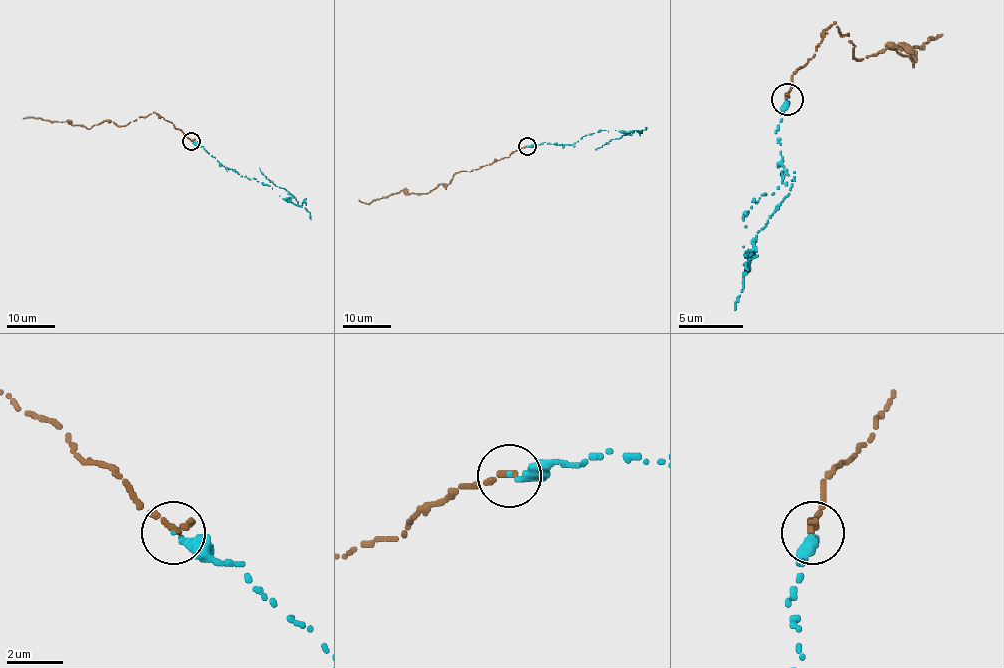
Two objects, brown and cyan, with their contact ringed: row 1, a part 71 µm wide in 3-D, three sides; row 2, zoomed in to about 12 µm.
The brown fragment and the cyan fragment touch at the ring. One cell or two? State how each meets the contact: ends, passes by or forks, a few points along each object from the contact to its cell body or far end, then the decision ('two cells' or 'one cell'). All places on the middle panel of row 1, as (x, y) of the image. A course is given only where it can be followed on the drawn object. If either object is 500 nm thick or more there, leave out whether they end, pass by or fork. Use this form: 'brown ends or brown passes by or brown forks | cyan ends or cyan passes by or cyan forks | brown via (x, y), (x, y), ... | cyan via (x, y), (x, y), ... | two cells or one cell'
brown ends | cyan ends | brown via (527, 146), (491, 164), (458, 171), (447, 184), (440, 183), (426, 193), (399, 191), (370, 203), (358, 200) | cyan via (527, 146), (545, 142), (574, 146), (585, 135), (600, 130), (608, 130), (611, 139), (618, 139), (646, 127) | one cell

